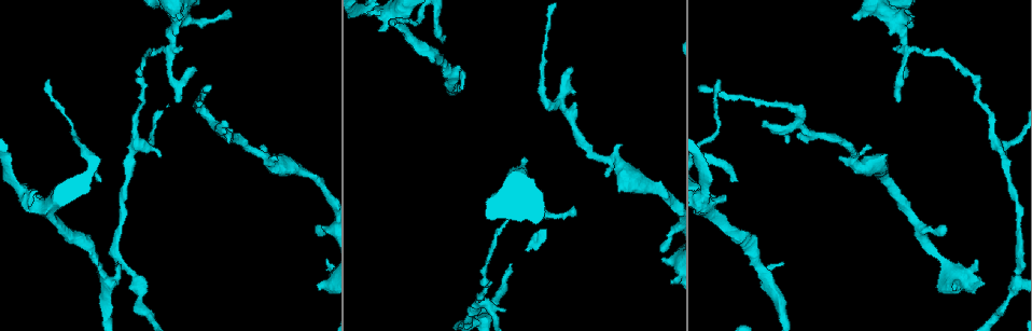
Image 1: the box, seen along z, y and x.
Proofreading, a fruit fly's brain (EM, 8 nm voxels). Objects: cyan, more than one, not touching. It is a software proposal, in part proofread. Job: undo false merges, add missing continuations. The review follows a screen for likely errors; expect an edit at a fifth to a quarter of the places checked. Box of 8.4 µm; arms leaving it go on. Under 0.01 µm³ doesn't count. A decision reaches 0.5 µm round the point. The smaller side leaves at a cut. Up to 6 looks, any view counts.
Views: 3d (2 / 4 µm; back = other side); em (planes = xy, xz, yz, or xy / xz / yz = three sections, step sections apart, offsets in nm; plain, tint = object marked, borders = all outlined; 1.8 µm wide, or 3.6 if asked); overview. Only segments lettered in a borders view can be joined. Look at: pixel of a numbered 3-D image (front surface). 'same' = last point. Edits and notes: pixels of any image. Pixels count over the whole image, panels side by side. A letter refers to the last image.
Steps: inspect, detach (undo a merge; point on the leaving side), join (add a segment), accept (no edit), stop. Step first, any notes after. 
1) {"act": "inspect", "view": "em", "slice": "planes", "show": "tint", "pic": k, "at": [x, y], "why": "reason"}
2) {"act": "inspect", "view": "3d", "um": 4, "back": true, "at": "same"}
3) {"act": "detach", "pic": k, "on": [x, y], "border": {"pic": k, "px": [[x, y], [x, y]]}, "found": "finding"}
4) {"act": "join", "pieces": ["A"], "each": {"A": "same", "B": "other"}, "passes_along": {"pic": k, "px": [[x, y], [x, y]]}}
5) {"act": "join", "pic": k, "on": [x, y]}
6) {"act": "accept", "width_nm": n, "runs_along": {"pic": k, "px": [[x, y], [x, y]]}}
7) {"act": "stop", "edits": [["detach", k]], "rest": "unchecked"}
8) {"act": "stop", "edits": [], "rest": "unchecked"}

{"act": "inspect", "view": "em", "slice": "yz", "step": 16, "show": "tint", "pic": 1, "at": [482, 302], "why": "three arms meet"}

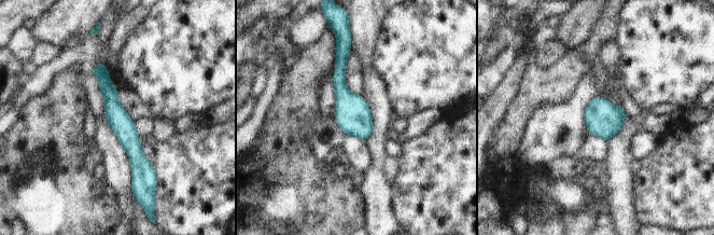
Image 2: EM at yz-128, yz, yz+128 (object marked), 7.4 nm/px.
{"act": "inspect", "view": "em", "slice": "planes", "show": "tint", "at": "same", "why": "cut it another way"}

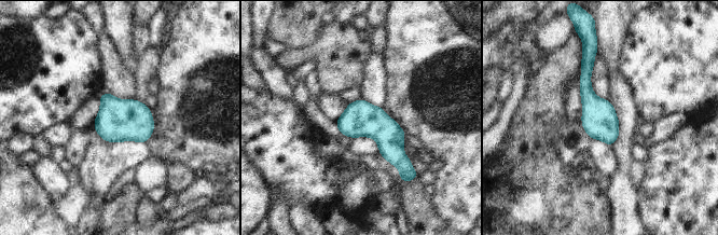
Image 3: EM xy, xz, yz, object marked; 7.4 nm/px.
{"act": "inspect", "view": "em", "slice": "planes", "show": "borders", "at": "same", "why": "see the neighbours"}

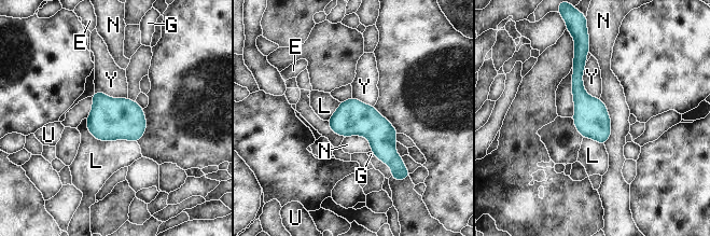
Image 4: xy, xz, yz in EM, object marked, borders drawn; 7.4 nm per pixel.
{"act": "accept", "longest_contact_nm": ["L", 420], "each": {"E": "other", "G": "other", "L": "other", "N": "other", "U": "other", "Y": "other"}, "found": "one neuron here"}

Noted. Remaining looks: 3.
{"act": "inspect", "view": "3d", "um": 2, "pic": 1, "at": [905, 46], "why": "sharp bend"}

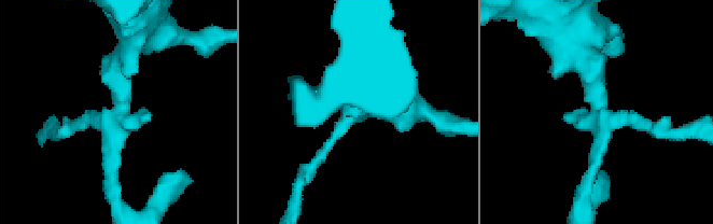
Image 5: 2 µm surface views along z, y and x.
{"act": "inspect", "view": "em", "slice": "xz", "step": 4, "show": "tint", "pic": 5, "at": [361, 110], "why": "shape alone is not enough"}

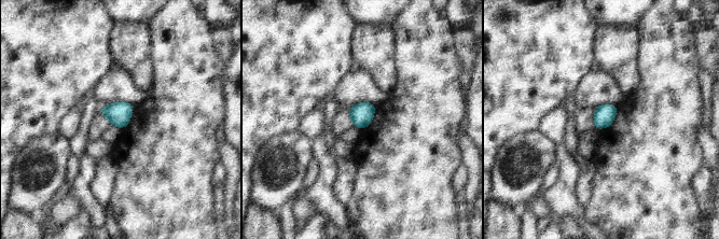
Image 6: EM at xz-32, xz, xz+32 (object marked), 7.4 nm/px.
{"act": "inspect", "view": "em", "slice": "yz", "step": 4, "show": "borders", "at": "same"}

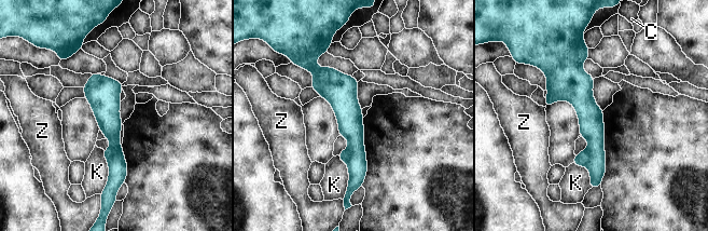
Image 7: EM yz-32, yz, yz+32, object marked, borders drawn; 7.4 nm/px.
{"act": "detach", "pic": 7, "on": [592, 127], "each": {"C": "other", "K": "other", "Z": "other"}, "arms": 3, "border": {"pic": 7, "px": [[587, 149], [590, 162], [586, 165]]}, "found": "two neurons meet here"}

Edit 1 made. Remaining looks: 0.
{"act": "stop", "edits": [["detach", 7]], "rest": "unchecked"}

